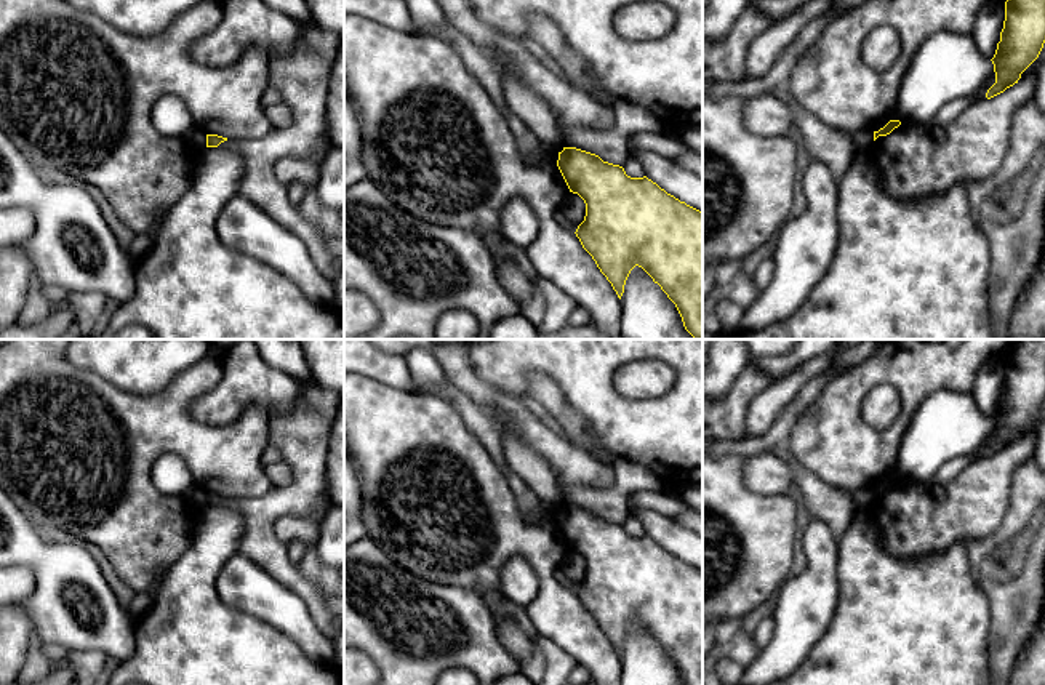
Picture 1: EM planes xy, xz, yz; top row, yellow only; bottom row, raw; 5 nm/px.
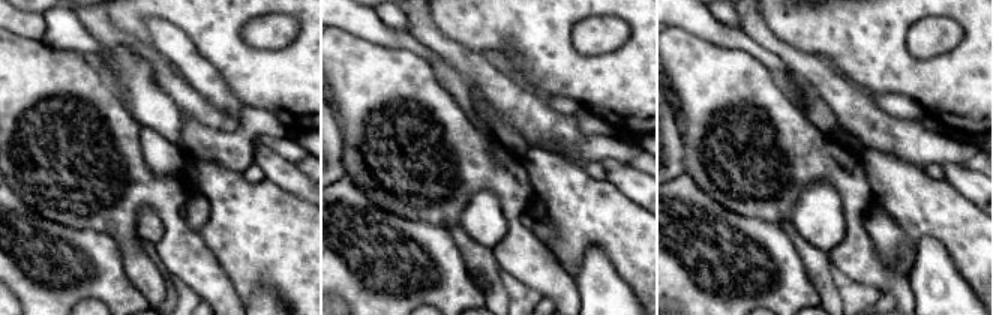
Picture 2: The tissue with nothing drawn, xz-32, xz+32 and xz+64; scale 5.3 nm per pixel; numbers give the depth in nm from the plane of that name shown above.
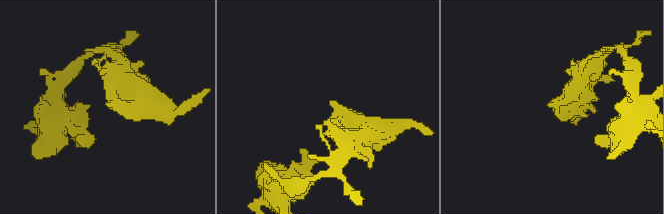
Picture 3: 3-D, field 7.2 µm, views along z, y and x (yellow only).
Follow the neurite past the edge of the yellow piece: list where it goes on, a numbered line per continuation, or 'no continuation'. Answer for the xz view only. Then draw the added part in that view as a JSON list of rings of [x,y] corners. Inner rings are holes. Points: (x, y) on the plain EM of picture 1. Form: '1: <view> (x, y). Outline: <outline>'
no continuation

